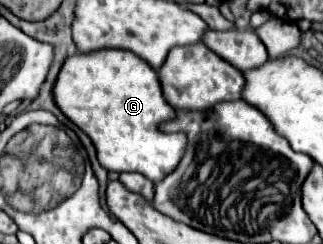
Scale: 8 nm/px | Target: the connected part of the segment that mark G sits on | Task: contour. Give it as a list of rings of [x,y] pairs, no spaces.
[[[105,48],[101,52],[67,56],[53,86],[53,100],[91,138],[97,160],[105,170],[139,172],[157,182],[177,166],[187,144],[185,134],[163,134],[157,128],[161,120],[175,116],[159,86],[157,72],[139,56]]]

